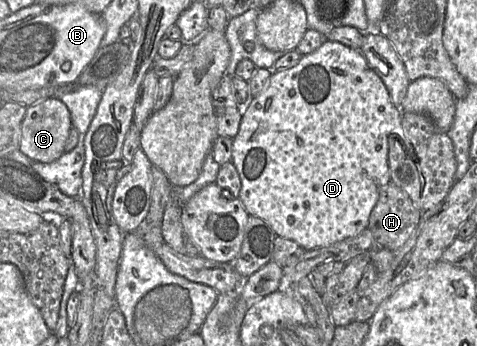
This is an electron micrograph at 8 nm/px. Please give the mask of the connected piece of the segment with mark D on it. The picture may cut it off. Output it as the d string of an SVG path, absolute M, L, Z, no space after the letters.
M324 40L318 49L302 55L296 66L272 74L265 88L244 105L238 105L238 109L240 108L243 108L244 113L238 133L233 138L231 162L241 179L238 199L249 216L264 220L278 237L292 240L306 251L353 237L366 229L370 213L379 198L381 189L390 182L388 136L393 129L399 127L402 112L393 104L382 79L369 67L360 51L339 42Z

